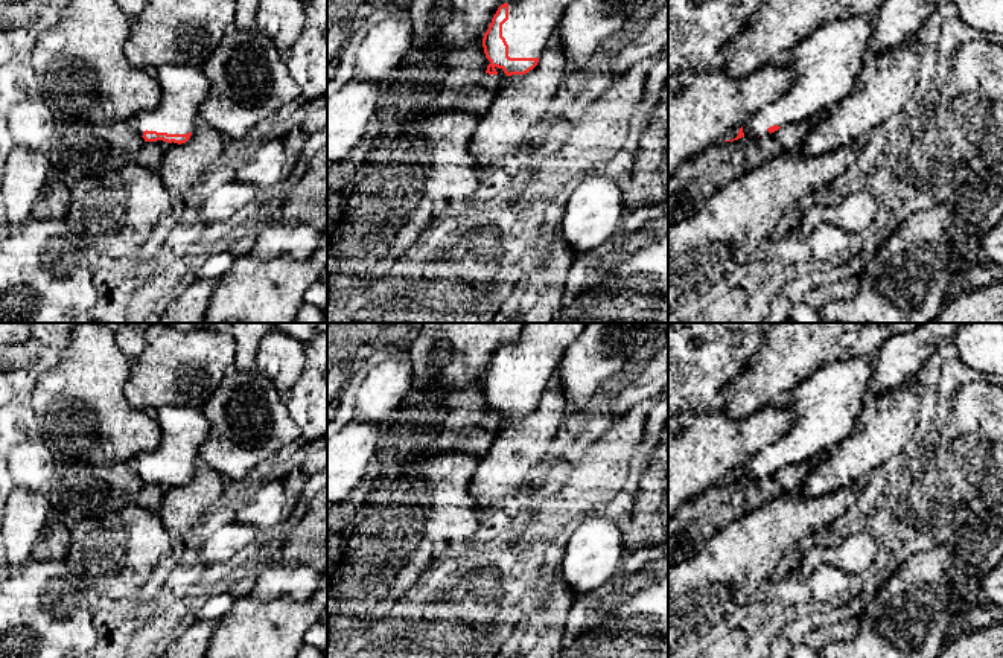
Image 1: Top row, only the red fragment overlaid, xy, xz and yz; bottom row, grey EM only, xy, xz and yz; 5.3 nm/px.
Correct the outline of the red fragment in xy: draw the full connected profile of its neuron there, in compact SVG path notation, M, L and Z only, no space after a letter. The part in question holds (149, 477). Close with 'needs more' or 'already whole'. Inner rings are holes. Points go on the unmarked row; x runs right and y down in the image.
M164 405L154 411L161 428L160 443L139 454L132 465L145 483L166 489L186 484L199 462L199 448L210 426L198 408Z | needs more

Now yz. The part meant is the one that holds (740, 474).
M874 356L846 358L826 364L811 378L796 385L785 402L796 413L791 428L779 440L749 458L735 480L724 483L734 483L741 478L769 480L781 468L814 460L851 436L857 430L861 408L869 399L872 369Z | needs more

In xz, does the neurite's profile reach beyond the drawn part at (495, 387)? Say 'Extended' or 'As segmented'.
Extended

